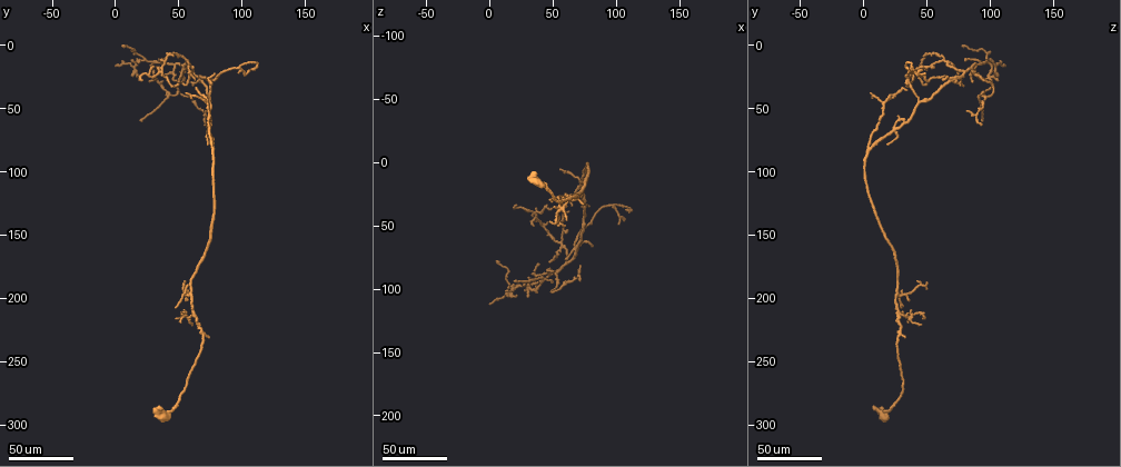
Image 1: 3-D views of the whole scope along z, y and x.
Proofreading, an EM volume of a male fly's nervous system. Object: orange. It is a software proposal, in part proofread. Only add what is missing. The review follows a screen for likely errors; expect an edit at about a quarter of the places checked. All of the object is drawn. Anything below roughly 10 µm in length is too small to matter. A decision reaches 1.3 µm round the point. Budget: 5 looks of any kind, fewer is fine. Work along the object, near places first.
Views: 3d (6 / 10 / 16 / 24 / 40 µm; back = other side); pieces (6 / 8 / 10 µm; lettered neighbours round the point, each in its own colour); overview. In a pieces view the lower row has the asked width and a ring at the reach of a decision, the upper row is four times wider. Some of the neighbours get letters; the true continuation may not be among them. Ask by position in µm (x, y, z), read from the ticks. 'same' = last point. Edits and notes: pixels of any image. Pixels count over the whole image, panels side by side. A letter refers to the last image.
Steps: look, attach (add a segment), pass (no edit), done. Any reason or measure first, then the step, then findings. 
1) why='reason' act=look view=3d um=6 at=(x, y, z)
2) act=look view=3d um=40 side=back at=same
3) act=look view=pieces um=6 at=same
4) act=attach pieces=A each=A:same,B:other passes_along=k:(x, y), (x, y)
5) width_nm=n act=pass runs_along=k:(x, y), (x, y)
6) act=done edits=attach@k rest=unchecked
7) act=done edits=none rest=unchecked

why='free end' act=look view=3d um=40 at=(104, 22, 50)

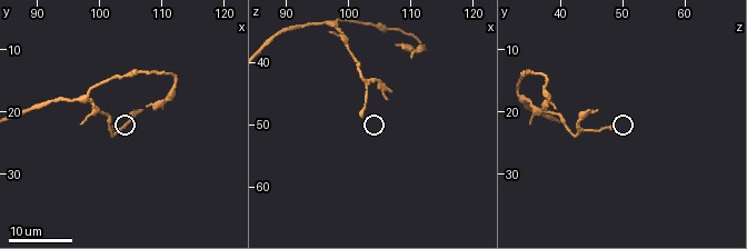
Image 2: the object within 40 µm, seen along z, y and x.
why='what lies round it' act=look view=pieces um=6 at=(102.0, 22.5, 48.5)

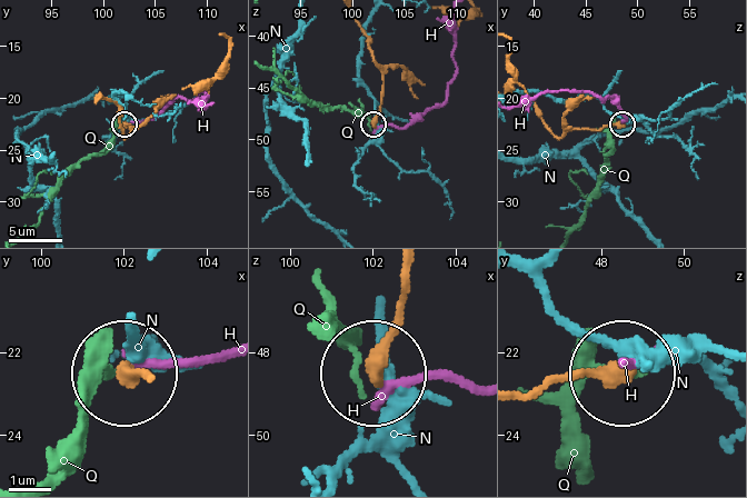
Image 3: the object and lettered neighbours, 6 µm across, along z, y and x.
act=pass each=H:other,N:other,Q:other runs_along=3:(516, 390), (619, 372) found='no lettered segment goes on from it'

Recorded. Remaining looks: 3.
why='thin end' act=look view=3d um=40 at=(78, 24, 34)

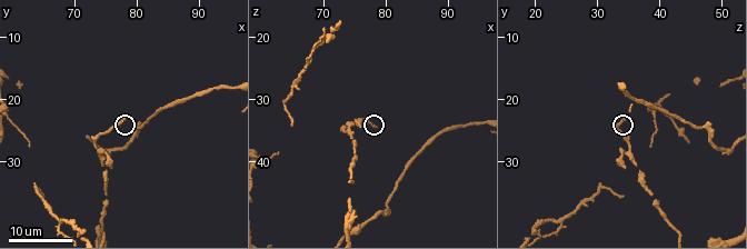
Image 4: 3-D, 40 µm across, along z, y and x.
why='what lies round it' act=look view=pieces um=8 at=(78.0, 22.5, 34.5)

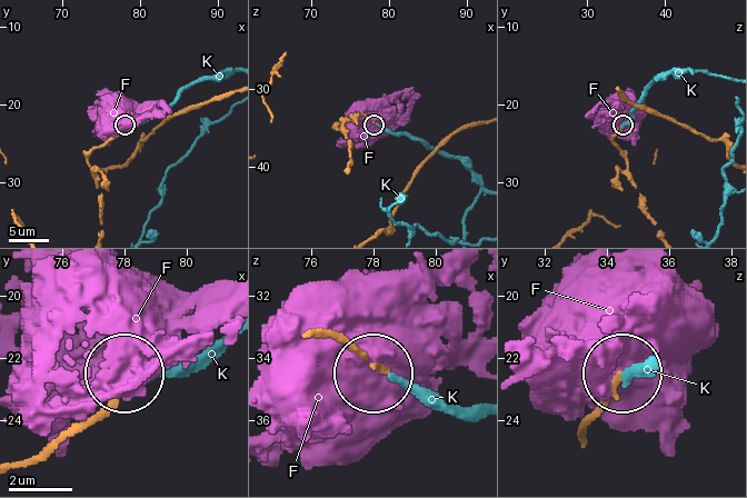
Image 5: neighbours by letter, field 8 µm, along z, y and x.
width_nm=160 act=pass each=F:other,K:other found='none of them fits'

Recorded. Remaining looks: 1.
act=done edits=none rest=unchecked

